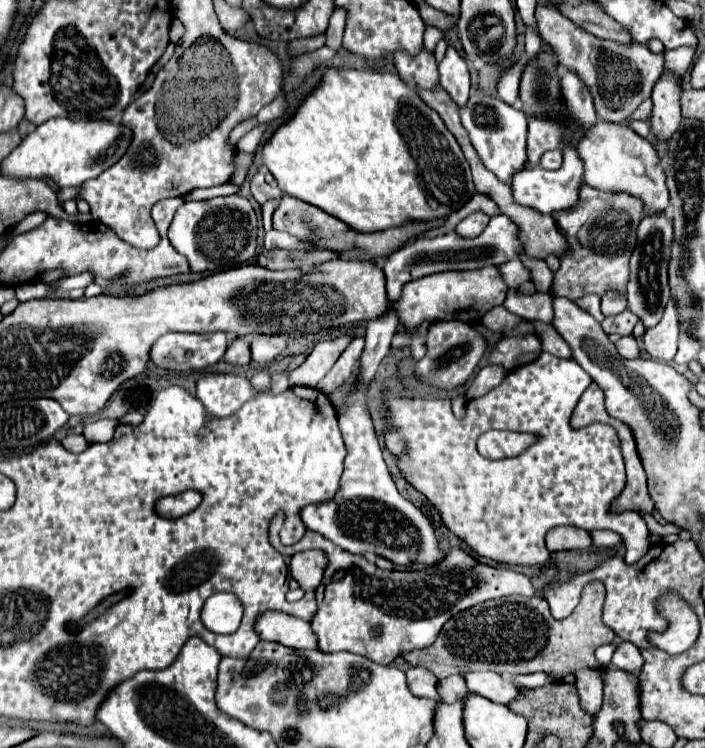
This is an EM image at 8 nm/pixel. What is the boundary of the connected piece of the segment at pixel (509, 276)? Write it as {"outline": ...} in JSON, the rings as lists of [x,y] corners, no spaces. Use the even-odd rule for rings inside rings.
{"outline":[[[512,259],[512,261],[508,261],[506,265],[498,267],[498,271],[500,271],[500,275],[504,277],[504,283],[506,283],[508,287],[518,287],[520,283],[524,283],[524,281],[530,279],[528,269],[526,269],[520,261],[516,261],[516,259]]]}

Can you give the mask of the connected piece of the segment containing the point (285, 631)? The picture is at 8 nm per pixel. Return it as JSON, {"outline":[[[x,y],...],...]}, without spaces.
{"outline":[[[264,611],[256,619],[256,633],[262,641],[276,641],[290,649],[318,649],[310,623],[280,611]]]}

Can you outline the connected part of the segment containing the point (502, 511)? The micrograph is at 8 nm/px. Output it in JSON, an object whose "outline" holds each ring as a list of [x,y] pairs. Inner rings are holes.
{"outline":[[[540,353],[536,361],[512,369],[506,379],[488,395],[470,399],[466,405],[464,421],[454,417],[448,399],[428,401],[384,393],[382,401],[386,405],[388,425],[388,429],[384,431],[386,447],[396,457],[402,477],[436,509],[436,513],[440,515],[440,523],[482,557],[494,559],[504,565],[542,565],[550,559],[550,551],[544,541],[546,533],[552,527],[564,523],[580,523],[576,527],[588,531],[610,529],[620,533],[624,537],[624,543],[628,545],[628,563],[632,565],[648,553],[650,543],[648,527],[638,513],[614,515],[608,509],[612,499],[620,495],[626,485],[624,459],[616,429],[606,423],[590,423],[582,429],[570,427],[570,415],[590,383],[590,375],[580,369],[574,359],[558,359],[550,353]],[[490,429],[534,433],[536,441],[516,457],[492,461],[476,451],[476,439]]]}

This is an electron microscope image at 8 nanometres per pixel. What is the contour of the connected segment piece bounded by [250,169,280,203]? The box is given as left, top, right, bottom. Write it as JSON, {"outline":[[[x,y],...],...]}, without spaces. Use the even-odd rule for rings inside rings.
{"outline":[[[262,169],[252,177],[250,181],[250,191],[252,191],[252,197],[258,201],[258,203],[264,203],[268,201],[268,197],[276,197],[276,201],[280,201],[280,189],[278,187],[272,187],[264,181],[264,173]]]}

